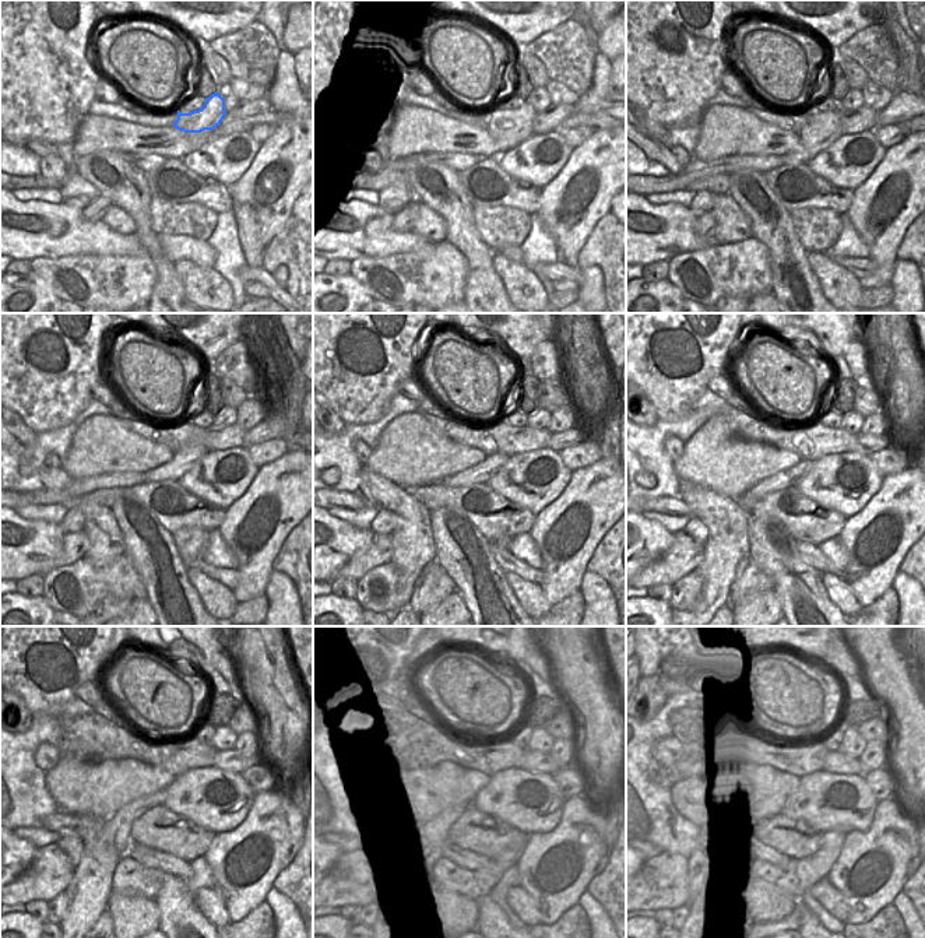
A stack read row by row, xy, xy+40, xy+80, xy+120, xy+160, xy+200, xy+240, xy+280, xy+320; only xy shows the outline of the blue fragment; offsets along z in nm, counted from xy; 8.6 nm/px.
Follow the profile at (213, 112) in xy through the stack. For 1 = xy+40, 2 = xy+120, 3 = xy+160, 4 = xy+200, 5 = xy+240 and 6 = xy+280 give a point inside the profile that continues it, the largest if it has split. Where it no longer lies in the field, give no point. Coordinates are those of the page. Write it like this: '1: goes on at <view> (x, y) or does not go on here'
1: goes on at xy+40 (509, 129)
2: goes on at xy+120 (183, 460)
3: goes on at xy+160 (481, 473)
4: goes on at xy+200 (783, 480)
5: goes on at xy+240 (120, 826)
6: goes on at xy+280 (428, 835)

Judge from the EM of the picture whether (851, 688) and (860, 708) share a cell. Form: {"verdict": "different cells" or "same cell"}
{"verdict": "different cells"}

